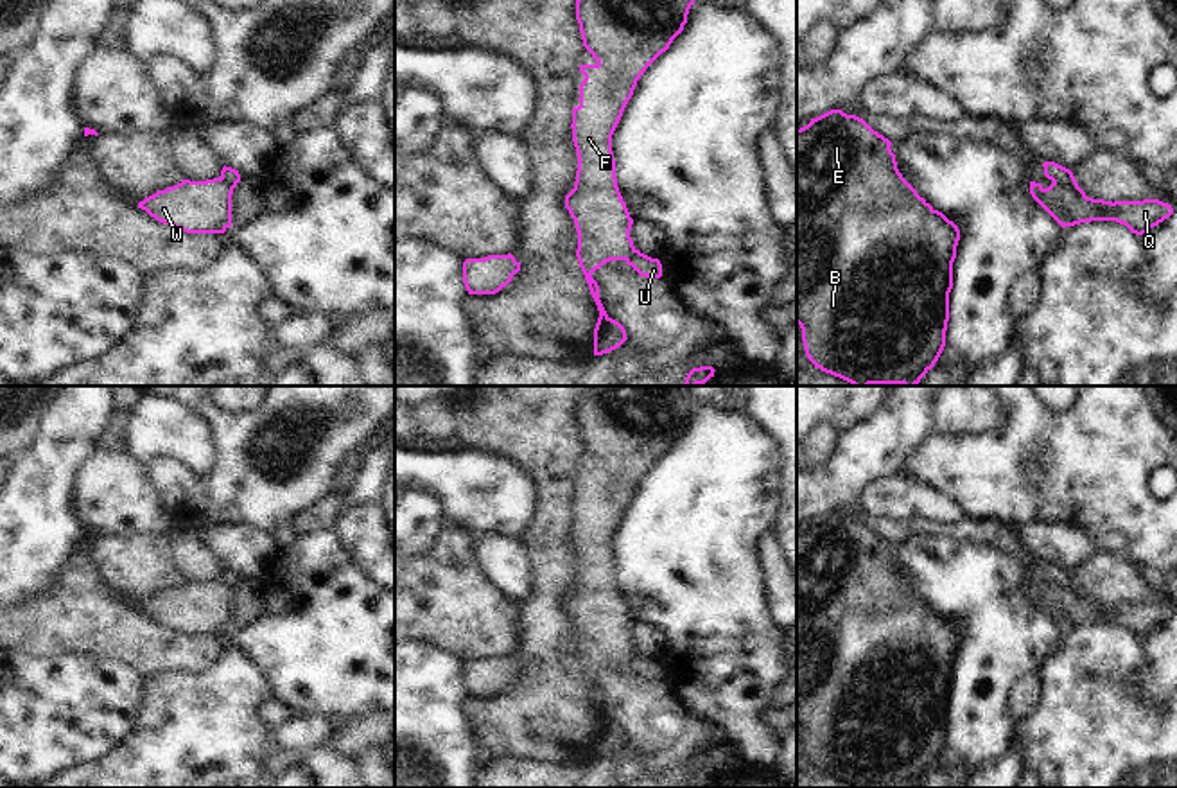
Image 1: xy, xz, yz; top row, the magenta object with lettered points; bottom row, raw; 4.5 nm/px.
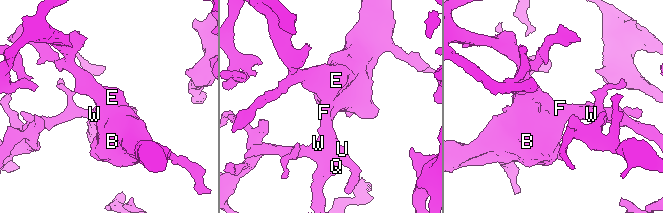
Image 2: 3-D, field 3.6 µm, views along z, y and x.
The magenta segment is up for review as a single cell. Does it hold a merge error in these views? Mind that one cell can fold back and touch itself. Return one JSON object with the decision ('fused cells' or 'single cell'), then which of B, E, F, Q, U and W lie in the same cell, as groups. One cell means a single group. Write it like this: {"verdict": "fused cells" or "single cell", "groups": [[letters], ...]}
{"verdict": "fused cells", "groups": [["B", "E", "F", "Q", "W"], ["U"]]}

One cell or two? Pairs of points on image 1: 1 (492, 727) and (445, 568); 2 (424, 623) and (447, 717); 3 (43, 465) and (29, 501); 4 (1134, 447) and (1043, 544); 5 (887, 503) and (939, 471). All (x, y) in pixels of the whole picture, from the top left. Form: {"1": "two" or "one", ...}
{"1": "two", "2": "two", "3": "one", "4": "two", "5": "two"}

